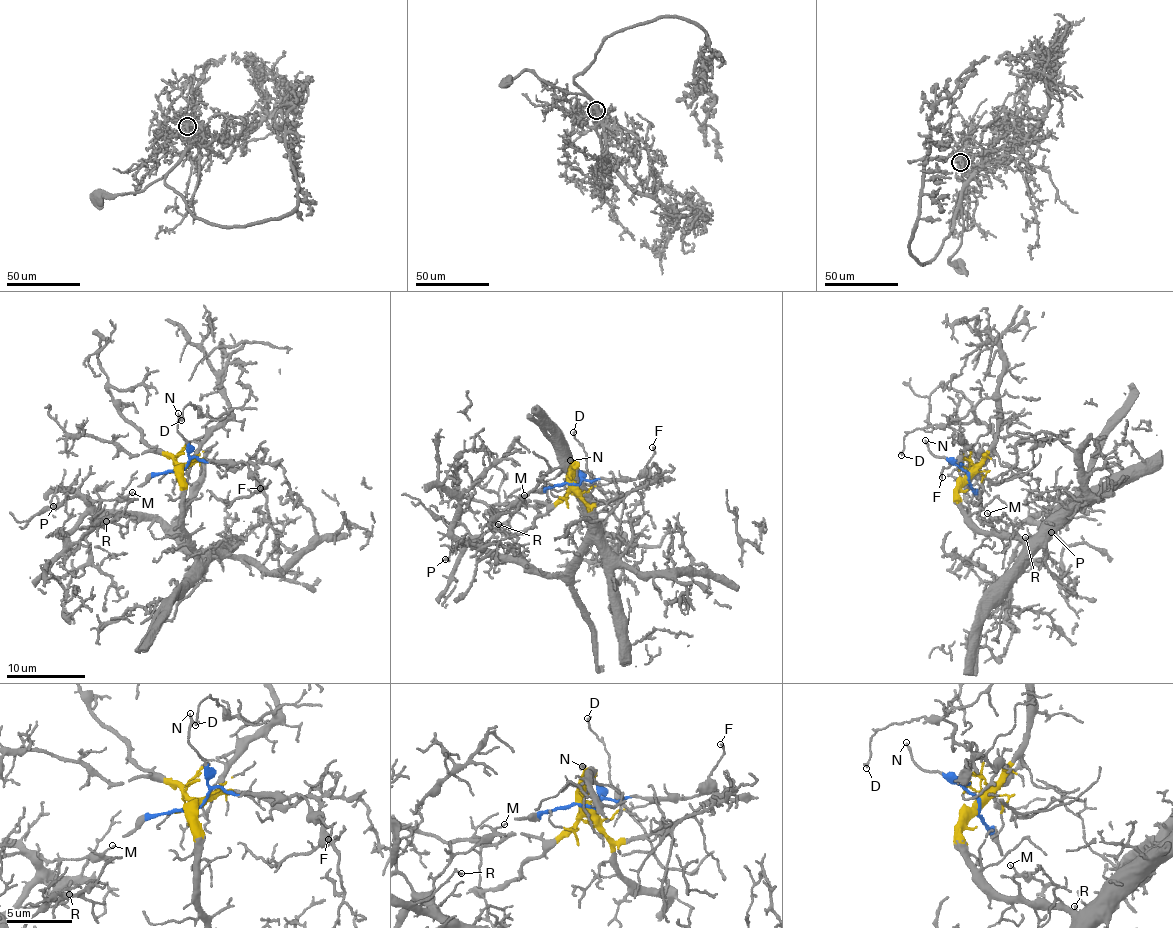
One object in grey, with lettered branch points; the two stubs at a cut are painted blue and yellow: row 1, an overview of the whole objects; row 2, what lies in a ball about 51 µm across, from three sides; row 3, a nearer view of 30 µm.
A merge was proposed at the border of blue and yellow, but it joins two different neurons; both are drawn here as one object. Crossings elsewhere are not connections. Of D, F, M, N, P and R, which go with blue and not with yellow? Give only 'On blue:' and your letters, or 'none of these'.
On blue: F, N

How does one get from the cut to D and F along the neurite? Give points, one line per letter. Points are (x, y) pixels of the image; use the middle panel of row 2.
D: (573, 485), (595, 526), (614, 534), (620, 530), (620, 521), (587, 471), (583, 446), (575, 439), (573, 432)
F: (573, 484), (583, 480), (634, 479), (654, 451), (652, 447)

